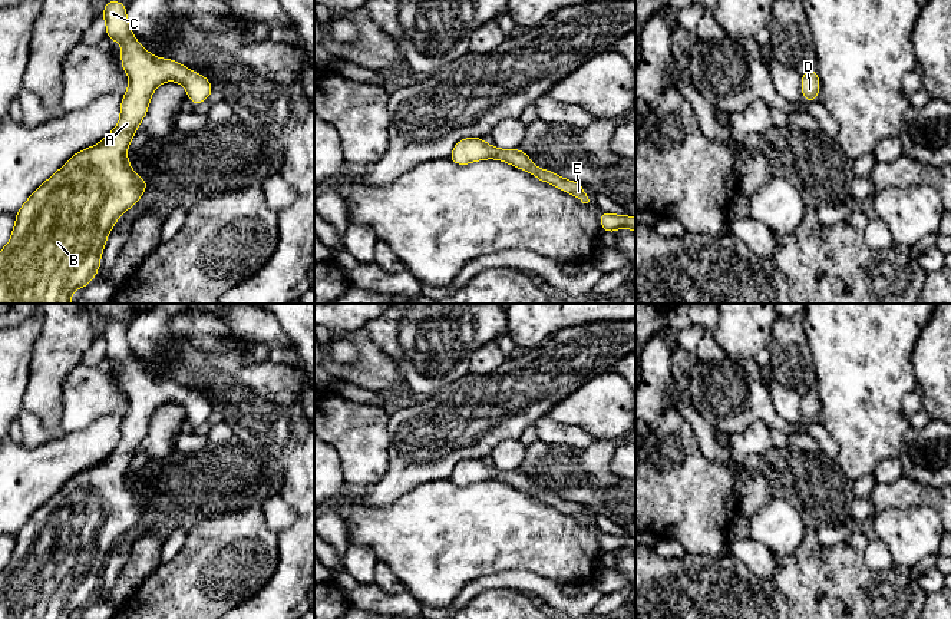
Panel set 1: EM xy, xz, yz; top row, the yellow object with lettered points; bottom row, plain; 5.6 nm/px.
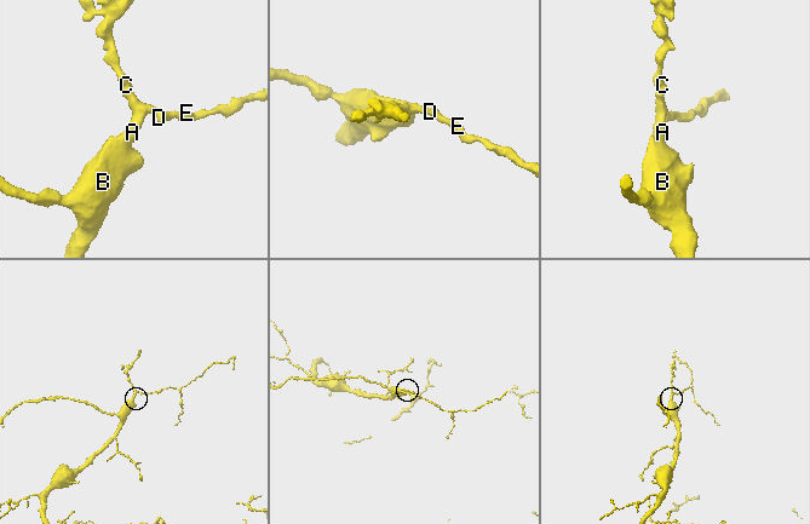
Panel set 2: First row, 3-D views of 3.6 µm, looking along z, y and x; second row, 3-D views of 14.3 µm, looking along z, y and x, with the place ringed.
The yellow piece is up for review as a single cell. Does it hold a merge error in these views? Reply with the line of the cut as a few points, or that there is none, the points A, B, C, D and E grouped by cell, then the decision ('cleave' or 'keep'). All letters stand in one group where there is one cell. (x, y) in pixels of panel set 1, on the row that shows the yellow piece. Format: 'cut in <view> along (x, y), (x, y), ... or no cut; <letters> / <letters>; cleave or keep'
no cut; A B C D E; keep

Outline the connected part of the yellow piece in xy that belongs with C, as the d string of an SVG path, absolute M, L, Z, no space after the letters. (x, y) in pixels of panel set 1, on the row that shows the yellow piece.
M106 1L102 17L106 37L122 46L120 64L129 77L120 119L100 143L75 153L16 212L11 238L0 251L0 304L72 304L70 294L85 288L98 274L106 238L118 218L151 186L131 168L126 149L146 116L152 93L161 83L174 80L186 89L194 105L199 105L214 90L205 76L146 52L133 36L123 3Z

